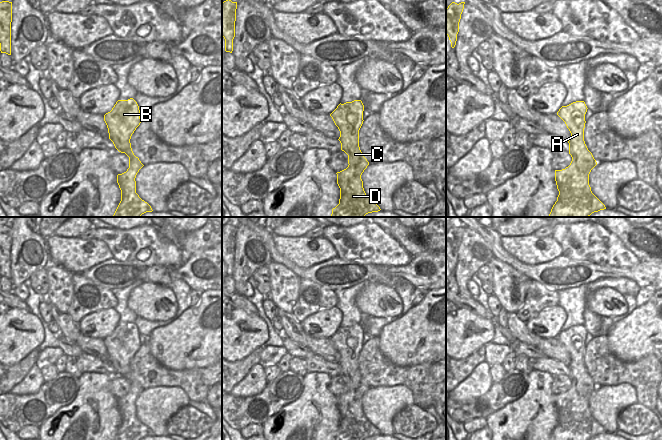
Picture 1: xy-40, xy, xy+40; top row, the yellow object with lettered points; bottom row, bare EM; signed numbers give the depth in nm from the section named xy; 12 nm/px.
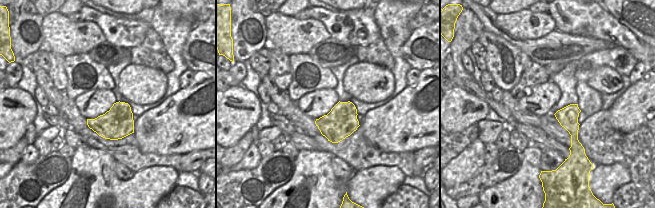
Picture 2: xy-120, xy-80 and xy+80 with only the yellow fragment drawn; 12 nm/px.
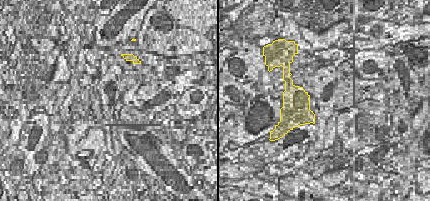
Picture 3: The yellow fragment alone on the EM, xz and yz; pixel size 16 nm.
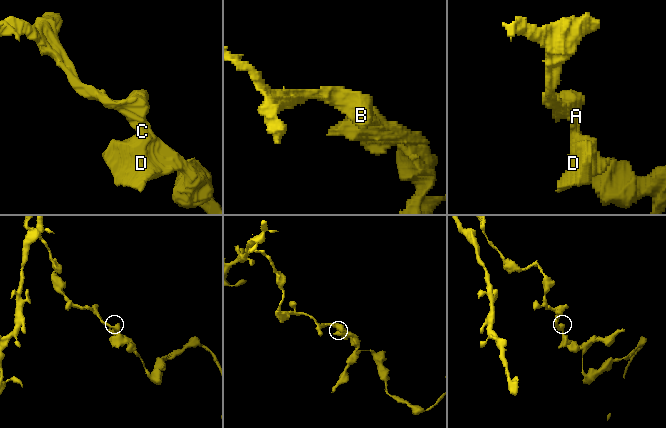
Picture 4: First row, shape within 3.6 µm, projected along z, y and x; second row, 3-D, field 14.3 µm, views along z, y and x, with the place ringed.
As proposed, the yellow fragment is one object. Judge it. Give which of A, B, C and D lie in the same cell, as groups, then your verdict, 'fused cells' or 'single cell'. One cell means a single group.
A B C D; single cell

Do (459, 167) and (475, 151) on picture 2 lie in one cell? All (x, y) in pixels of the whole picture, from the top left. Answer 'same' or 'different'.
same

